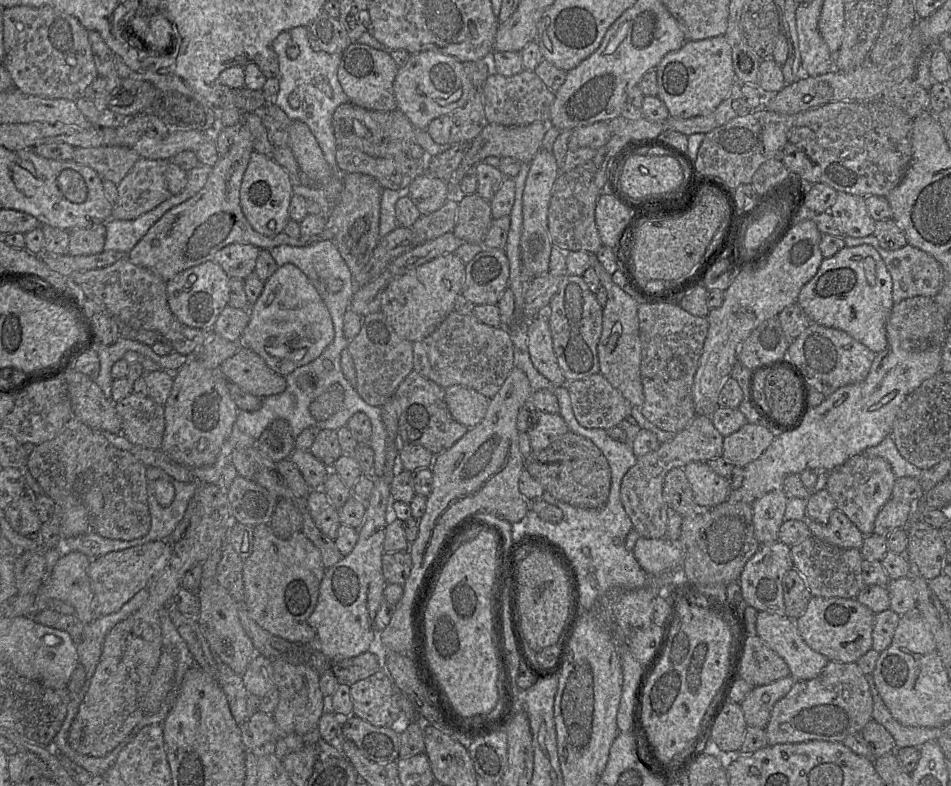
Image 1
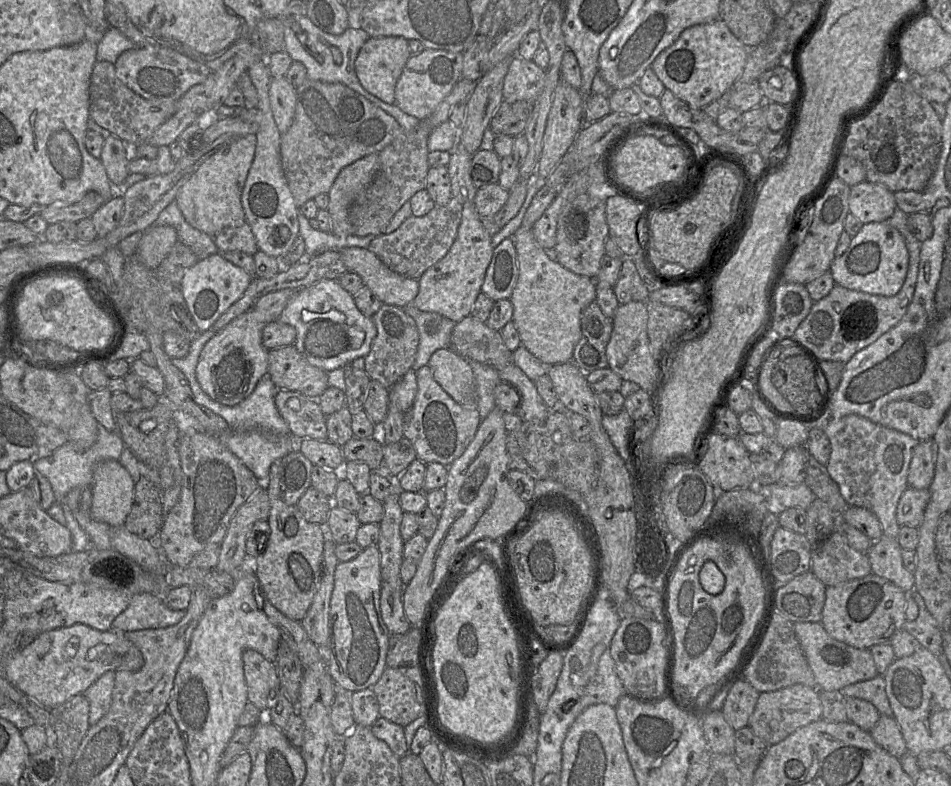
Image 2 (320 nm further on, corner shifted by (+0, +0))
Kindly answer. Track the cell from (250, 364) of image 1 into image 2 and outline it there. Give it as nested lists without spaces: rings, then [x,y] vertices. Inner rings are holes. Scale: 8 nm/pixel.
[[[294,345],[268,352],[267,374],[279,390],[299,392],[312,399],[318,399],[329,387],[327,372],[311,365]]]

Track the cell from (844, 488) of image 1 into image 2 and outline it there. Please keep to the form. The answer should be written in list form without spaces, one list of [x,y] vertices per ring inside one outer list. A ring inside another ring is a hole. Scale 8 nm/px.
[[[857,414],[831,419],[824,432],[831,444],[826,469],[830,477],[838,484],[845,501],[850,506],[863,507],[873,512],[881,524],[883,535],[897,538],[900,526],[896,520],[896,509],[901,495],[908,487],[907,475],[912,451],[919,441],[908,434],[874,423]]]

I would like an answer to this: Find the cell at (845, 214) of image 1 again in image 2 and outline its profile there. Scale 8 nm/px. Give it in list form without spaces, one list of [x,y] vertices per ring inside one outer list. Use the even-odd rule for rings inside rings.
[[[863,181],[851,187],[849,213],[865,225],[888,220],[894,213],[894,192],[882,184]]]

